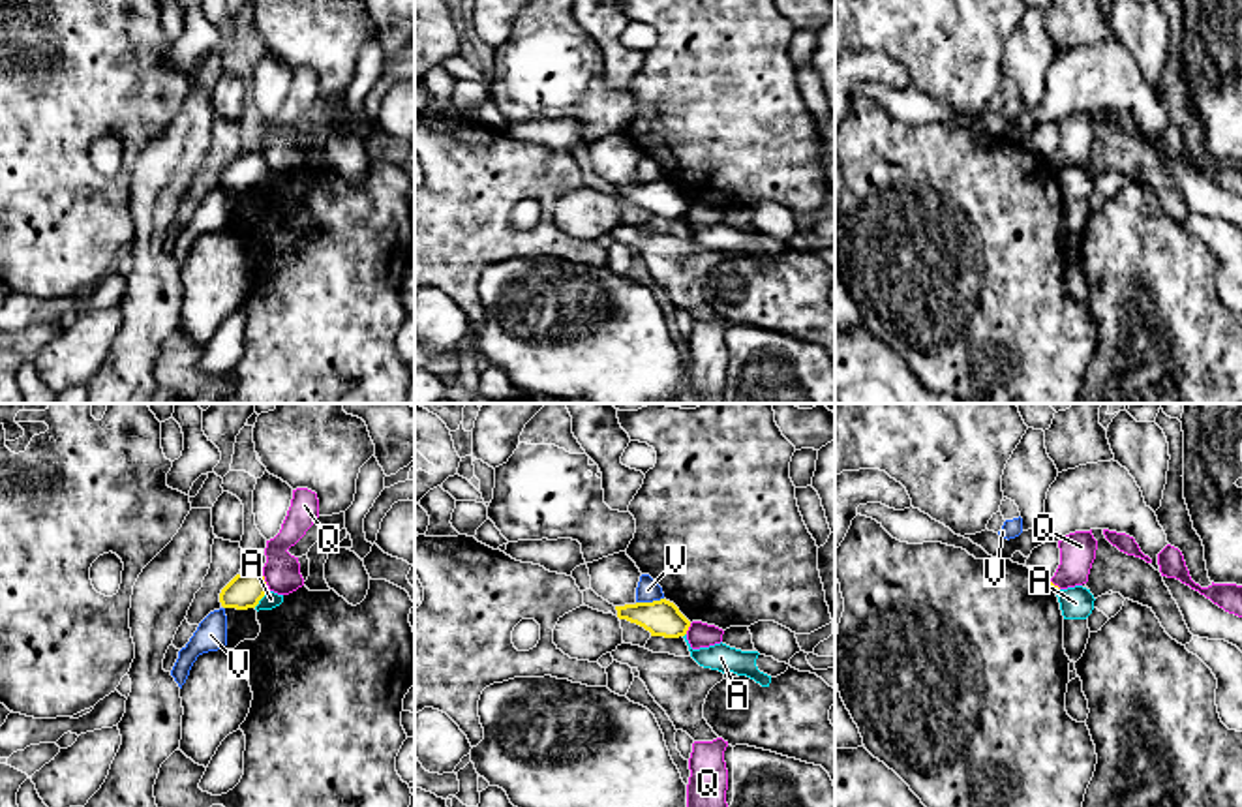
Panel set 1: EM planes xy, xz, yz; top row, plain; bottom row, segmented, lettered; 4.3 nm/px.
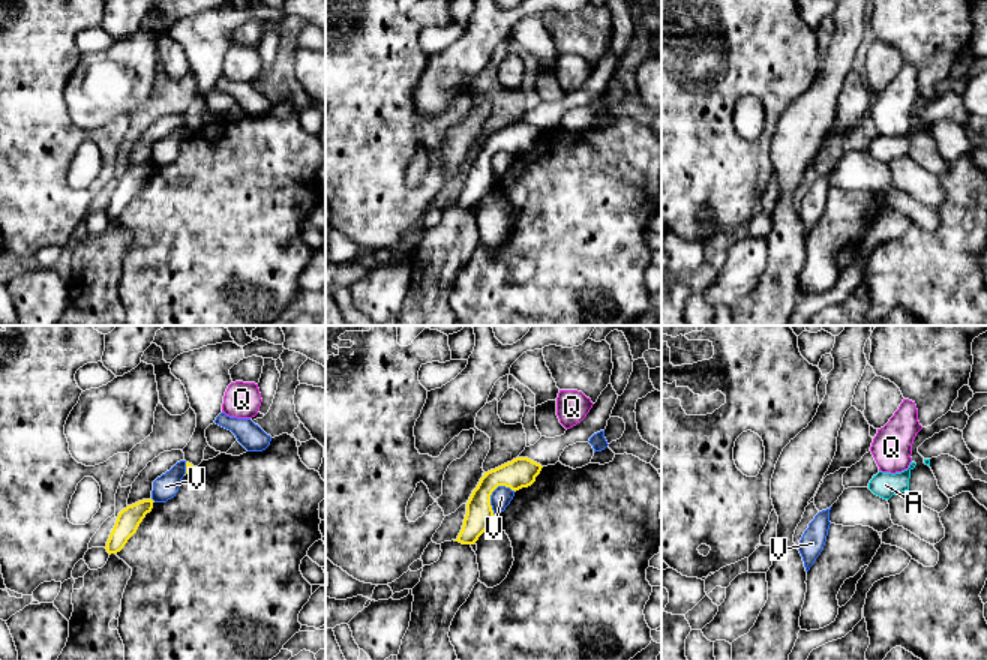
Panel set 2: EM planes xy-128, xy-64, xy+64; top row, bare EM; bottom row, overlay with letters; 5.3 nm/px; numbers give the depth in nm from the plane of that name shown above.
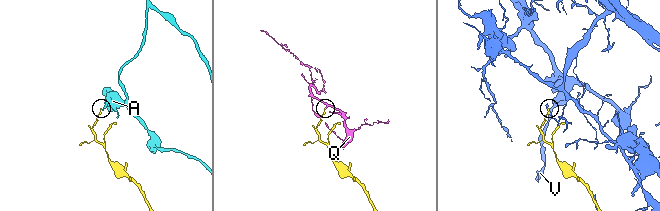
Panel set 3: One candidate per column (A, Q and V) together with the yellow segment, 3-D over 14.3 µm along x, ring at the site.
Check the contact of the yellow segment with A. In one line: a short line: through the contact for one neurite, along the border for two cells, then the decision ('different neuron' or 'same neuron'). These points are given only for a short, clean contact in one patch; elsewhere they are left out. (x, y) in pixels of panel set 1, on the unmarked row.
xy (269, 169), (254, 186) | different neuron

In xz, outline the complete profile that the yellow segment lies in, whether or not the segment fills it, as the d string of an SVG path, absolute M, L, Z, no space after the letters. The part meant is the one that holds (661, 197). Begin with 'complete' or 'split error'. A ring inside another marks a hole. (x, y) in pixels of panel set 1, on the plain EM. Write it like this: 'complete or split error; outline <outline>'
complete; outline M666 178L615 186L615 190L619 199L644 206L651 216L679 218L690 206L679 188Z

